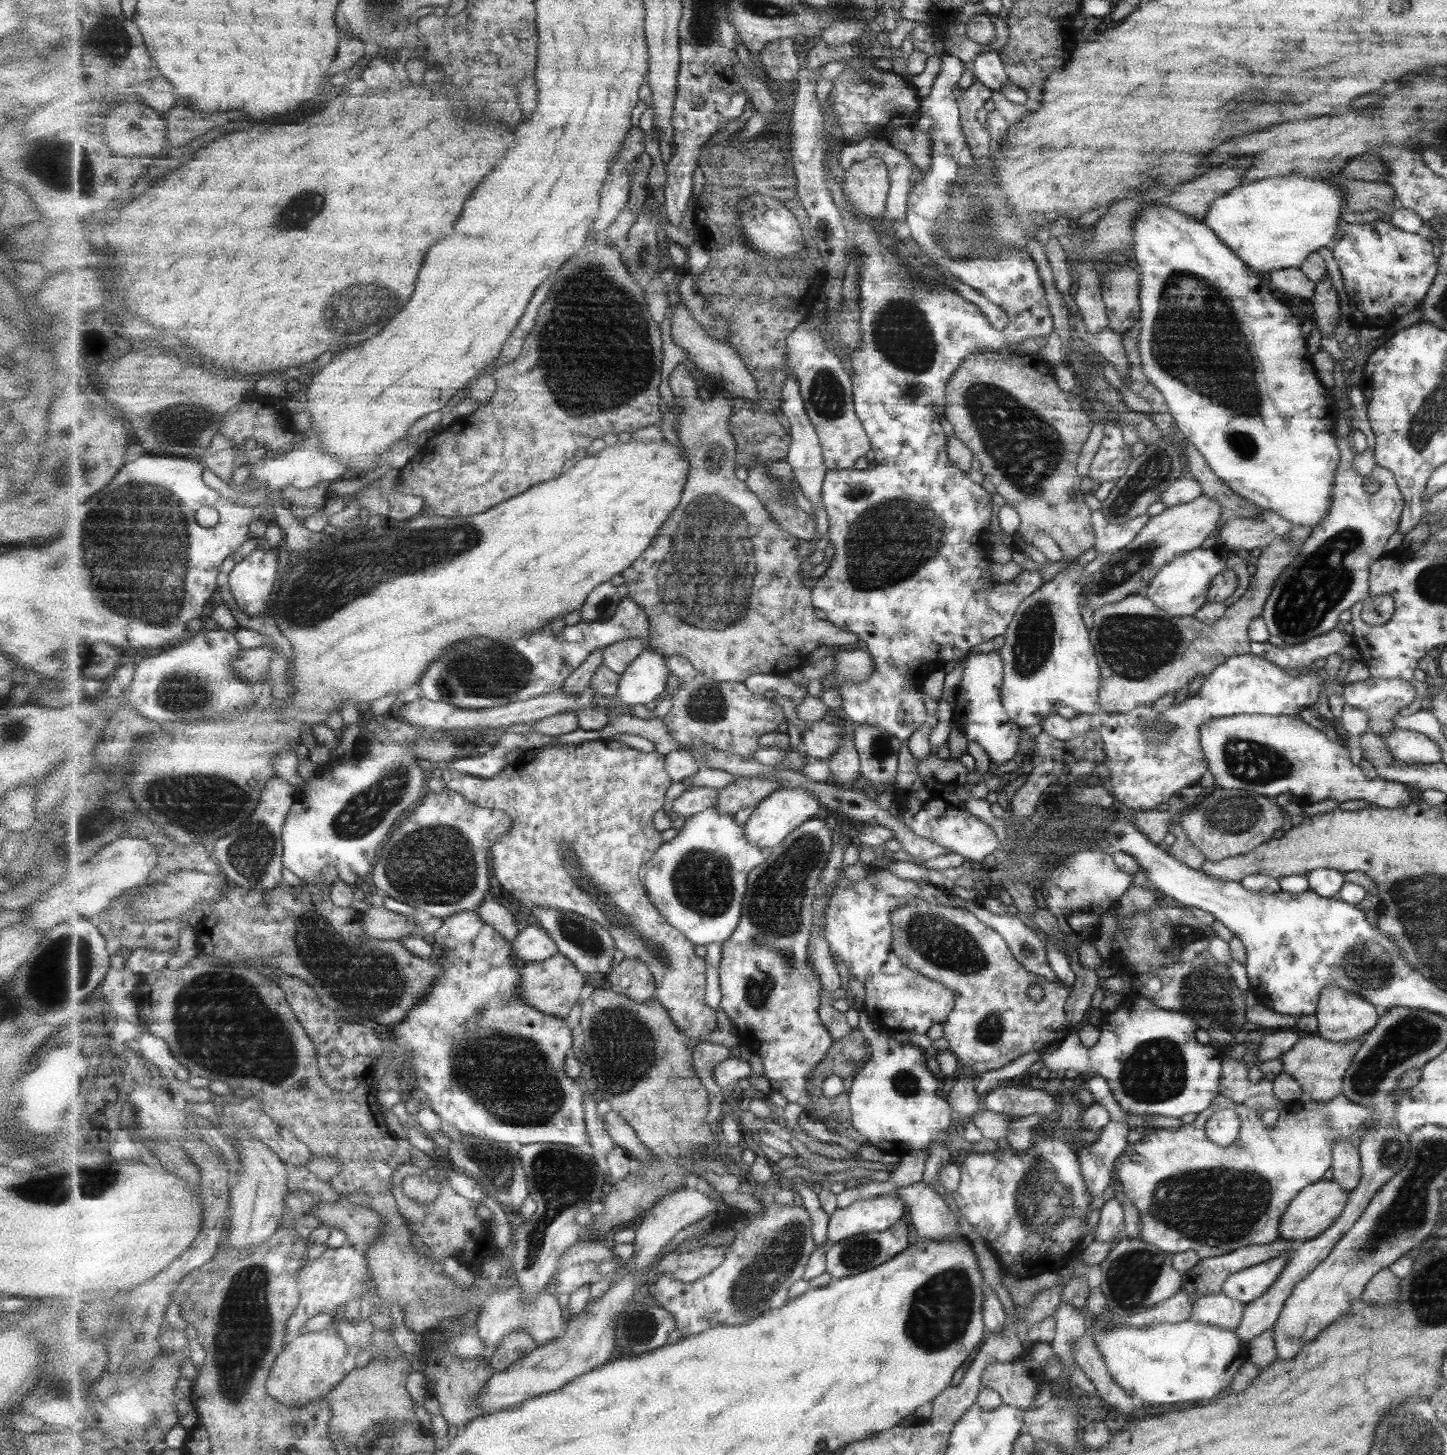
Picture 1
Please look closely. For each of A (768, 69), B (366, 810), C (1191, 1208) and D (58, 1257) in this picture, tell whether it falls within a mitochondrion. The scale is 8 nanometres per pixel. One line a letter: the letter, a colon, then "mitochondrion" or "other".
A: other
B: mitochondrion
C: mitochondrion
D: other

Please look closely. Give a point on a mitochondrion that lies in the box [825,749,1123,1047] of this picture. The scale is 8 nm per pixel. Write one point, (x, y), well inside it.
(947, 946)

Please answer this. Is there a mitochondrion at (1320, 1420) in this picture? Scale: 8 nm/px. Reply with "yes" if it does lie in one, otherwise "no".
no

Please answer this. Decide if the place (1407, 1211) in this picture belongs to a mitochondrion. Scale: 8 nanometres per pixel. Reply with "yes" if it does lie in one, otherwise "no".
yes

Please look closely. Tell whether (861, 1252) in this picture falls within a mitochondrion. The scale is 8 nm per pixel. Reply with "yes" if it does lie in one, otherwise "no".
yes

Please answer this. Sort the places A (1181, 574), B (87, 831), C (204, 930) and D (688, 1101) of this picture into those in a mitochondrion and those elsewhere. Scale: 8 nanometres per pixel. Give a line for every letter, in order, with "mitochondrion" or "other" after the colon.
A: other
B: other
C: other
D: other

